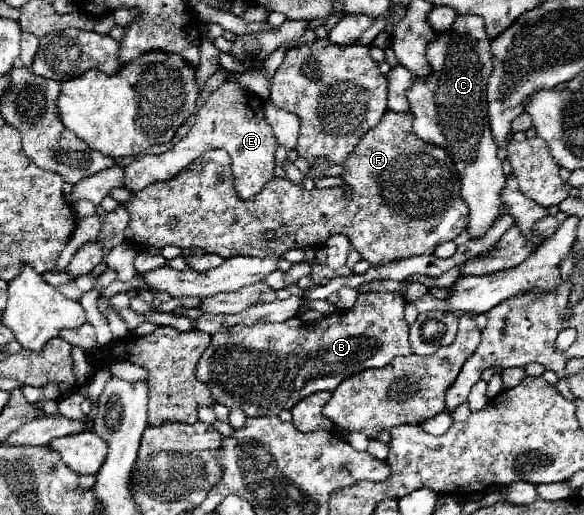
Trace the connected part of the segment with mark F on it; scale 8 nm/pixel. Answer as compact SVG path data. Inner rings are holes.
M387 110L379 124L359 140L353 154L345 160L343 170L343 184L337 188L313 188L307 192L303 186L295 186L291 180L277 176L255 198L243 200L239 198L233 184L229 154L225 150L211 150L197 158L179 176L165 182L155 182L145 190L135 192L135 198L125 204L131 214L131 220L125 228L125 238L141 250L163 248L171 244L179 248L195 246L223 258L265 258L271 254L283 256L289 248L319 248L331 234L343 234L351 240L353 248L363 256L363 260L367 260L371 266L383 266L411 256L433 254L439 244L455 240L469 224L469 208L459 194L461 182L449 154L443 148L423 142L415 136L411 112ZM345 190L351 192L351 198L345 198ZM171 220L175 220L177 226L169 226ZM267 230L275 230L275 240L263 238Z

